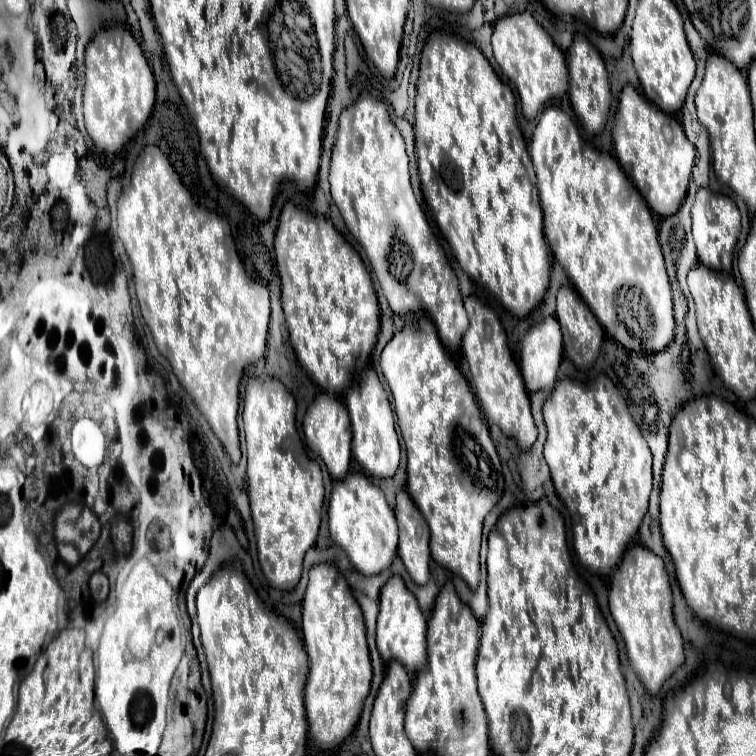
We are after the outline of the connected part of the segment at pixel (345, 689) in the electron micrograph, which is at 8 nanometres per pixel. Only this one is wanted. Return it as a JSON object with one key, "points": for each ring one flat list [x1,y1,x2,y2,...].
{"points":[[317,563,311,567,309,585,303,599,301,629,303,629,303,643,309,655,309,675,307,675,307,687,305,687,305,709,307,709,309,733,321,749,329,751,329,749,335,749,339,743,343,743,345,737,353,731,353,727,359,721,363,701,371,689,371,659,369,659,369,649,365,639,363,613,345,577,341,575,335,563]]}

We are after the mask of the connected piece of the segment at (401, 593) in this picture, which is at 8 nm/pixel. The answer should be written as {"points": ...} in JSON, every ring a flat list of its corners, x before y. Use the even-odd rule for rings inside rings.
{"points":[[393,575,381,589,379,595,379,617,377,617,377,649,383,661,399,661,409,673,417,673,427,663,425,651,425,615,419,609,417,599,405,587,399,575]]}

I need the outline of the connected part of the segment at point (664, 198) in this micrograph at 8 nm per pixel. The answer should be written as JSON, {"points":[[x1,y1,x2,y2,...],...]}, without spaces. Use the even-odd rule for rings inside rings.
{"points":[[625,85,615,115,613,141,621,169,635,183,651,211,661,217,673,215,685,199,695,163,695,147,685,139,681,125,653,107,633,85]]}

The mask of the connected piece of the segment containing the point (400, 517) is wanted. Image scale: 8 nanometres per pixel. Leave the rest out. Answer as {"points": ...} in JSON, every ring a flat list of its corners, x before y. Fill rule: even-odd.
{"points":[[405,489,397,491,395,517,399,525,399,557,405,563,411,579,417,585,425,585,429,579,429,561,431,561,429,527]]}

